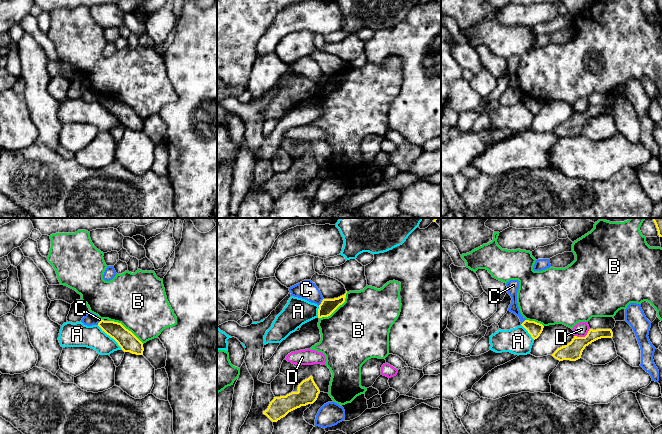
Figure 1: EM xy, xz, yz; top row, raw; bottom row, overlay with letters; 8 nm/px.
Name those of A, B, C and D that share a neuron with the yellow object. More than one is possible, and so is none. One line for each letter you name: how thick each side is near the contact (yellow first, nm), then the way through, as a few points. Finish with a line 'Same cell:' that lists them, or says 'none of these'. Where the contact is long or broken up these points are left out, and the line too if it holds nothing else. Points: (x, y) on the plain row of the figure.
Same cell: none of these

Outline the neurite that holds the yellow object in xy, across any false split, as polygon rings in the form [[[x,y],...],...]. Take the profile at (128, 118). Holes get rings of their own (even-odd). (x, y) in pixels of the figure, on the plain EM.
[[[101,95],[98,102],[113,114],[124,128],[143,131],[143,119],[121,99]]]

